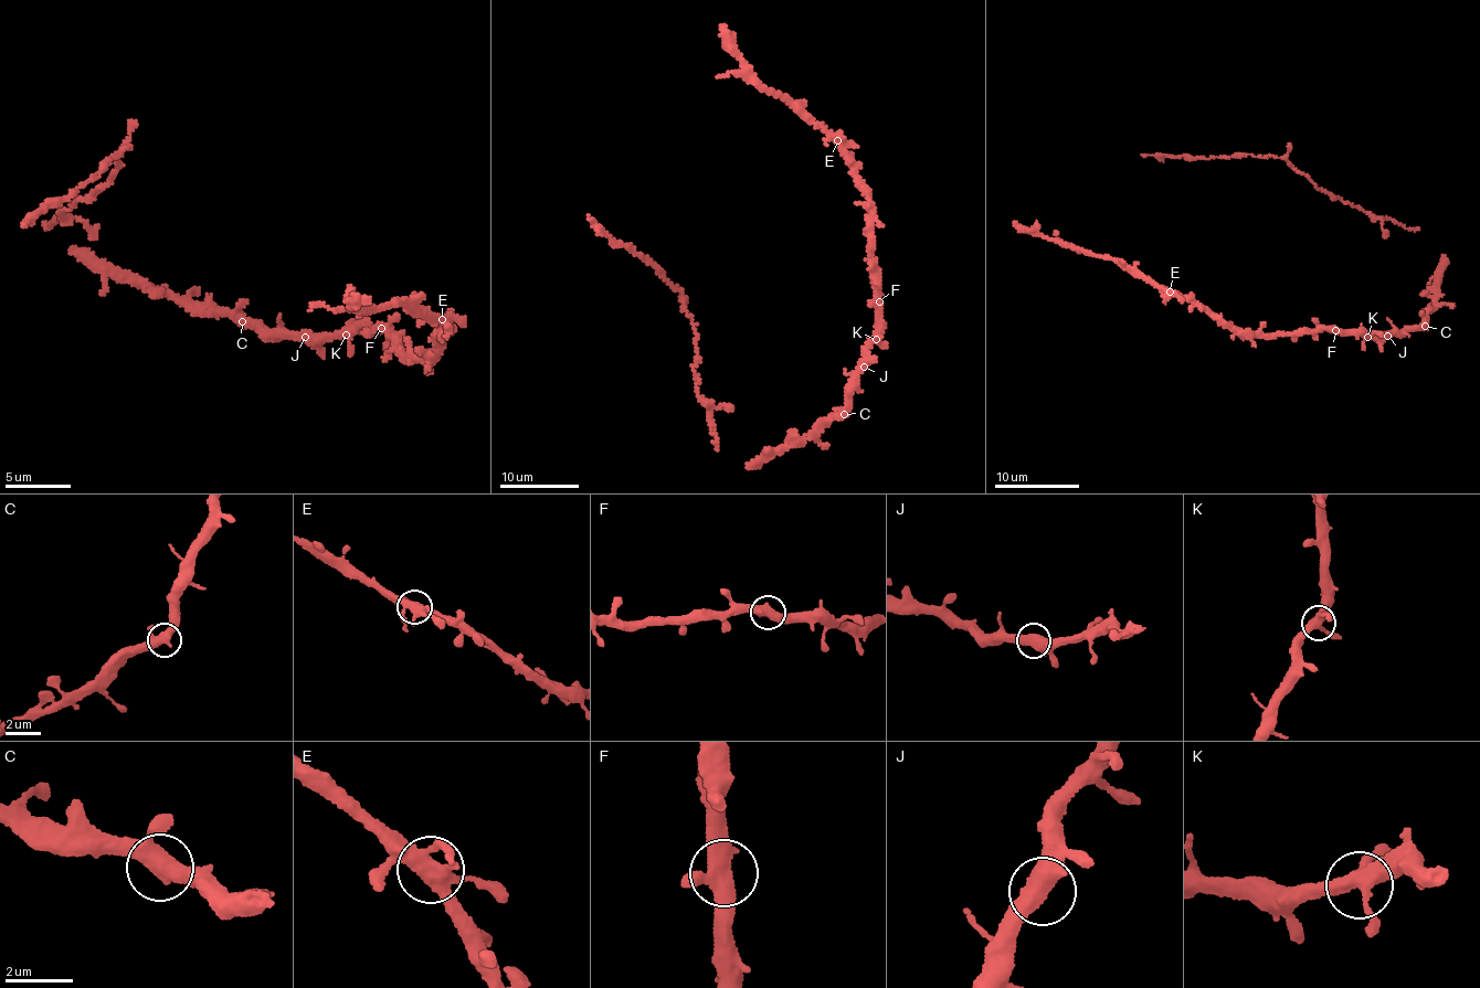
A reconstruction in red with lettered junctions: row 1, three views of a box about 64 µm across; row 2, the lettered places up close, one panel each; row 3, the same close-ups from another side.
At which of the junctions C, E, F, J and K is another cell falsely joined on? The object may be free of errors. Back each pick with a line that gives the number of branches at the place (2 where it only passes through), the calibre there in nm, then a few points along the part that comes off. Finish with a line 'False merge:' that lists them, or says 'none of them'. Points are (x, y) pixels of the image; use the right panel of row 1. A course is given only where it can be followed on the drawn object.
False merge: none of them

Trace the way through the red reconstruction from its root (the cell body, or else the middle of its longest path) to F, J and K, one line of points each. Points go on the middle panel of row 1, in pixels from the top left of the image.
F: (843, 410), (850, 379), (862, 364), (877, 331), (879, 301)
J: (843, 410), (850, 381), (864, 367)
K: (843, 410), (850, 379), (876, 339)

